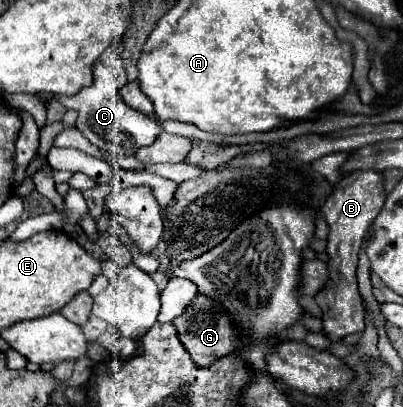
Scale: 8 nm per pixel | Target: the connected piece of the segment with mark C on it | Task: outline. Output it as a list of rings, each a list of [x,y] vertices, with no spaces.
[[[98,60],[94,64],[94,84],[88,88],[82,88],[74,96],[58,96],[58,100],[66,106],[78,112],[76,128],[100,150],[110,154],[136,154],[138,148],[150,146],[162,132],[156,116],[140,114],[138,110],[126,106],[126,102],[120,96],[120,80],[116,80],[116,70],[106,60]]]

